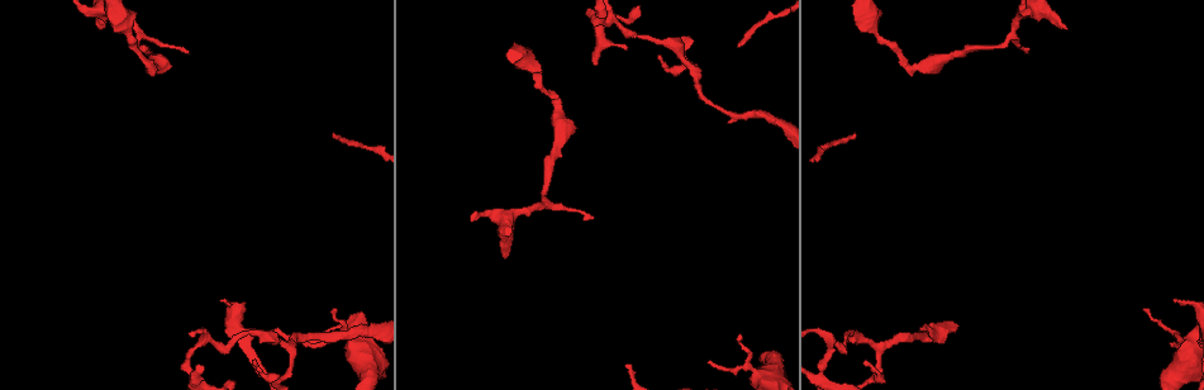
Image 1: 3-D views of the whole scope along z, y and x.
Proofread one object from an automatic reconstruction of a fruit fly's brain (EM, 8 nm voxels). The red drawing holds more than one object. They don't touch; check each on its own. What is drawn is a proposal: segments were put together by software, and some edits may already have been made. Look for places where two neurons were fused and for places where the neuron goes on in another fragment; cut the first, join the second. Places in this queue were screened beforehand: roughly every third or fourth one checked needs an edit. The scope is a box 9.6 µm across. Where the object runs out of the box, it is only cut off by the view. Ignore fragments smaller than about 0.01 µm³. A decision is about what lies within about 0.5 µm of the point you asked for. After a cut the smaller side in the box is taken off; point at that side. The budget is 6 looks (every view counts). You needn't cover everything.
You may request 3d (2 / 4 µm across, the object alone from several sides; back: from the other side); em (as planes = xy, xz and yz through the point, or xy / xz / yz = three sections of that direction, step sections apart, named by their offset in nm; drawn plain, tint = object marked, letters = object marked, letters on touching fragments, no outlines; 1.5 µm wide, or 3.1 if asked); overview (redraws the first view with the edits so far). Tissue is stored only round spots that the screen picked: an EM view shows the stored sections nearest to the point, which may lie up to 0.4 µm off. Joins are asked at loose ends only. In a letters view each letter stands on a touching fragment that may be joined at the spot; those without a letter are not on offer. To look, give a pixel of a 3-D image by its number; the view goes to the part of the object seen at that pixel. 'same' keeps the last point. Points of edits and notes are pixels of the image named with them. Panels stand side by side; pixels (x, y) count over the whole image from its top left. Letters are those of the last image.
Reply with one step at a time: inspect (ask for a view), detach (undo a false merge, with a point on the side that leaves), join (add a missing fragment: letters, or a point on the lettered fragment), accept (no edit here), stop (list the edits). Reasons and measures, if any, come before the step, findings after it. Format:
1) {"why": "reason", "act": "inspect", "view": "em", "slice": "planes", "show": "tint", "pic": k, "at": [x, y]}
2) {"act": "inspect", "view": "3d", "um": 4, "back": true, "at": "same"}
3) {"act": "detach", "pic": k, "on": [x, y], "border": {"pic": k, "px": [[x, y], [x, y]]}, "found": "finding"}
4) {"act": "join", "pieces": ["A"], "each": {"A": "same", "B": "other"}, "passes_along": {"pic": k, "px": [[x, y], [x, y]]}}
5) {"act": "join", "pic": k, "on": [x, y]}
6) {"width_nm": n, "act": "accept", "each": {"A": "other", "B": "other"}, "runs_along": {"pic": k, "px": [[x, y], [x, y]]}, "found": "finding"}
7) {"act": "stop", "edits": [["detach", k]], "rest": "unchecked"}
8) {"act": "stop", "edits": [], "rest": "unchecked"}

{"why": "sharp bend", "act": "inspect", "view": "3d", "um": 4, "pic": 1, "at": [819, 374]}

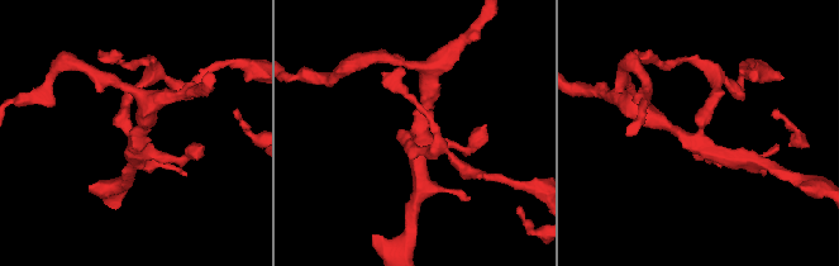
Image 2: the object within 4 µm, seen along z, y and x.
{"why": "now the EM", "act": "inspect", "view": "em", "slice": "xy", "step": 4, "show": "tint", "pic": 2, "at": [123, 128]}

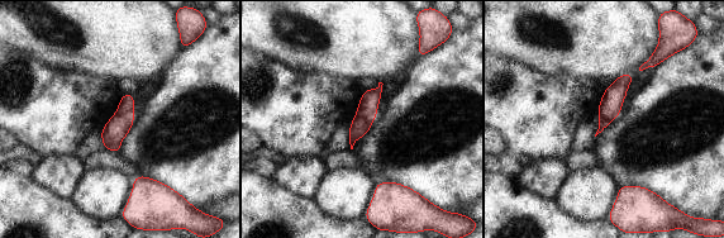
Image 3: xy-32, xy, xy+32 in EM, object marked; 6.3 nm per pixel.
{"why": "another direction", "act": "inspect", "view": "em", "slice": "planes", "show": "letters", "at": "same"}

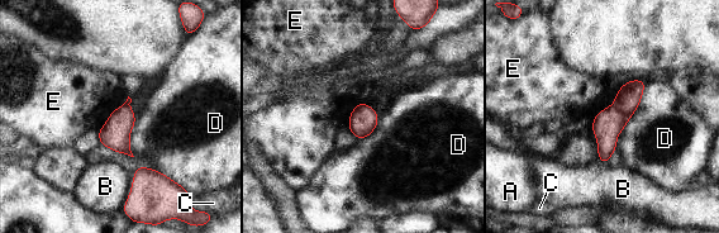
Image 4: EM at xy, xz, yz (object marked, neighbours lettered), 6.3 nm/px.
{"width_nm": 150, "act": "detach", "pic": 4, "on": [628, 98], "each": {"A": "other", "B": "other", "C": "other", "D": "other", "E": "other"}, "border": {"pic": 4, "px": [[613, 105], [629, 115]]}, "found": "a second neuron is stuck on"}

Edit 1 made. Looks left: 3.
{"act": "inspect", "view": "em", "slice": "xy", "step": 8, "show": "tint", "pic": 1, "at": [1143, 310]}

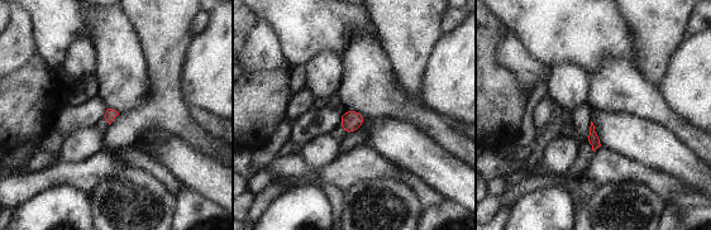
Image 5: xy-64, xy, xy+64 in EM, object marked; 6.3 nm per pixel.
{"act": "inspect", "view": "em", "slice": "planes", "show": "tint", "at": "same"}

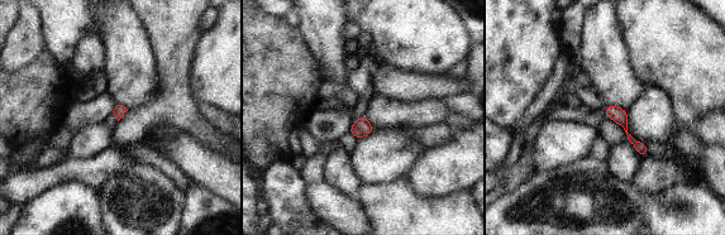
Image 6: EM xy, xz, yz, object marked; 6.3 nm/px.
{"why": "see the neighbours", "act": "inspect", "view": "em", "slice": "planes", "show": "letters", "at": "same"}

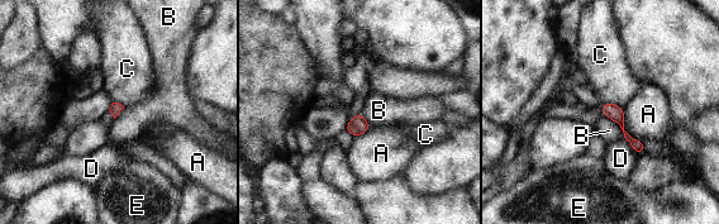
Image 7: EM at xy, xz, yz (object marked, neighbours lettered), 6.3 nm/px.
{"width_nm": 80, "longest_contact_nm": ["A", 240], "act": "accept", "each": {"A": "other", "B": "other", "C": "other", "D": "other", "E": "other"}, "found": "none of them fits"}

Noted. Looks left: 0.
{"act": "stop", "edits": [["detach", 4]], "rest": "unchecked"}

